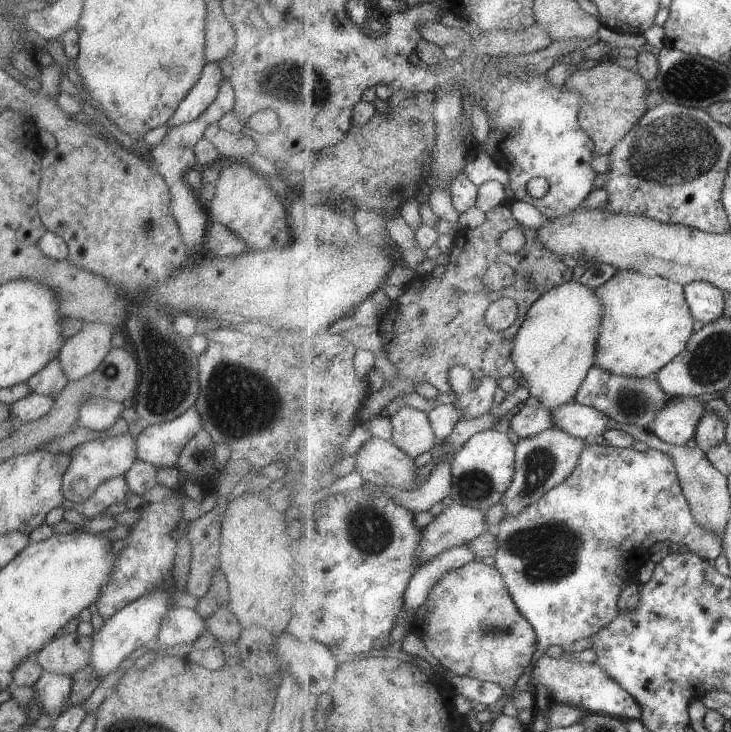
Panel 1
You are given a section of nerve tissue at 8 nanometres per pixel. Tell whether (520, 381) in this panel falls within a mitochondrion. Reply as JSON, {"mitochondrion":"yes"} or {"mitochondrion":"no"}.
{"mitochondrion":"no"}

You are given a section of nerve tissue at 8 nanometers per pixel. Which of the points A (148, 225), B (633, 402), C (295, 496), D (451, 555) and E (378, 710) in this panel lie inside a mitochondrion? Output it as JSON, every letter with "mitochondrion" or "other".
{"A":"mitochondrion","B":"mitochondrion","C":"other","D":"other","E":"mitochondrion"}

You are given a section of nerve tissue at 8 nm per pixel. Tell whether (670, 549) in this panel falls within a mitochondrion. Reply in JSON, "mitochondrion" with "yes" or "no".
{"mitochondrion":"no"}

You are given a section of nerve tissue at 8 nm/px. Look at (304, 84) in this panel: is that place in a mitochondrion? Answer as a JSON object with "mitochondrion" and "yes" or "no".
{"mitochondrion":"yes"}

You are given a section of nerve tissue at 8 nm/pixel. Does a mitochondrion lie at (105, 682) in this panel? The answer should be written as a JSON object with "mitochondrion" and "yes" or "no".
{"mitochondrion":"no"}

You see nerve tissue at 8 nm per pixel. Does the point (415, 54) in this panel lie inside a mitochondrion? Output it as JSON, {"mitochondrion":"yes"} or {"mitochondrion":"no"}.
{"mitochondrion":"no"}

